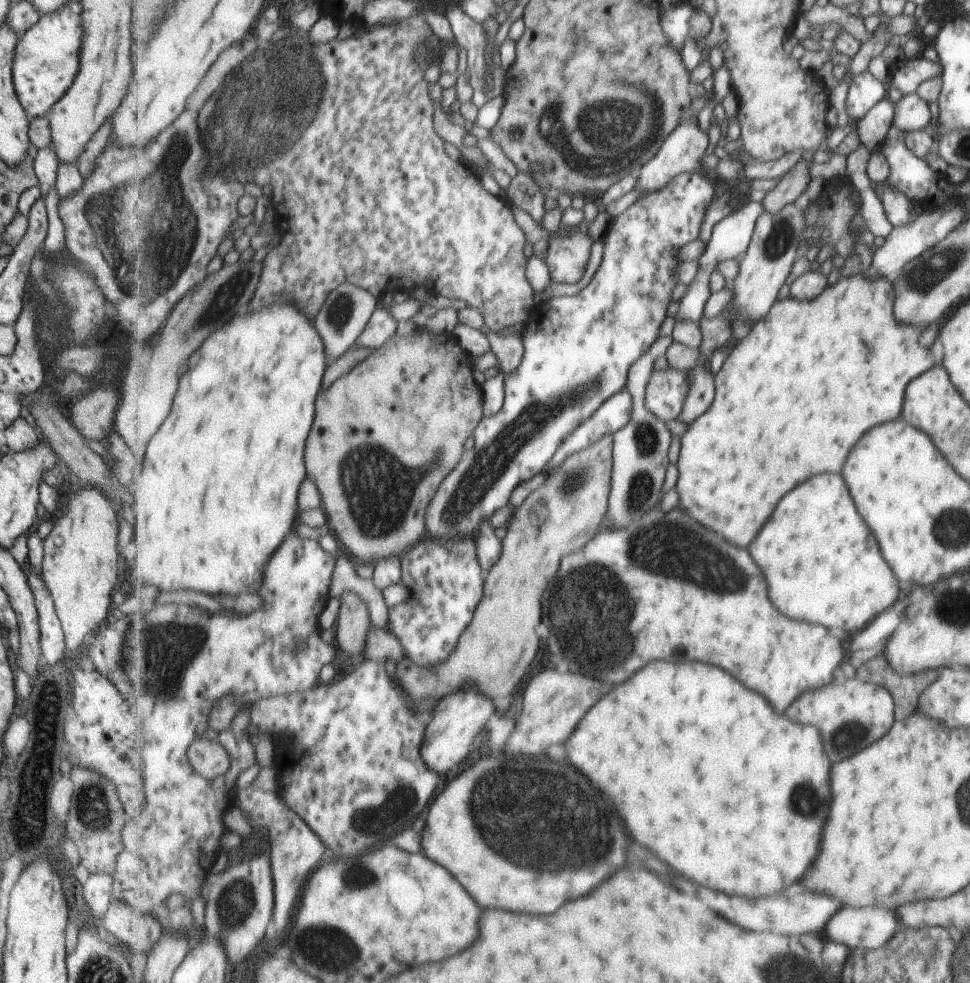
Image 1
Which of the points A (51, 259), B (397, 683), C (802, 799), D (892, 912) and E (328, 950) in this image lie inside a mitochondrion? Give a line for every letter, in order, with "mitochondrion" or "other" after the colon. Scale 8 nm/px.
A: other
B: other
C: mitochondrion
D: other
E: mitochondrion

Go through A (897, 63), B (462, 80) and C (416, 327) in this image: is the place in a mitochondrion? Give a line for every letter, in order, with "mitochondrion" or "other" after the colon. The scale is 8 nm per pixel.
A: other
B: other
C: other

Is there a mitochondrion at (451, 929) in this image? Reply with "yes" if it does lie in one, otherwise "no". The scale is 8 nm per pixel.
no

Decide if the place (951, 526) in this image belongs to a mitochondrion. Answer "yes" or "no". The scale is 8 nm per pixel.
yes

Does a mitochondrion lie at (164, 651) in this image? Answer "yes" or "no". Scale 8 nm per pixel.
yes

